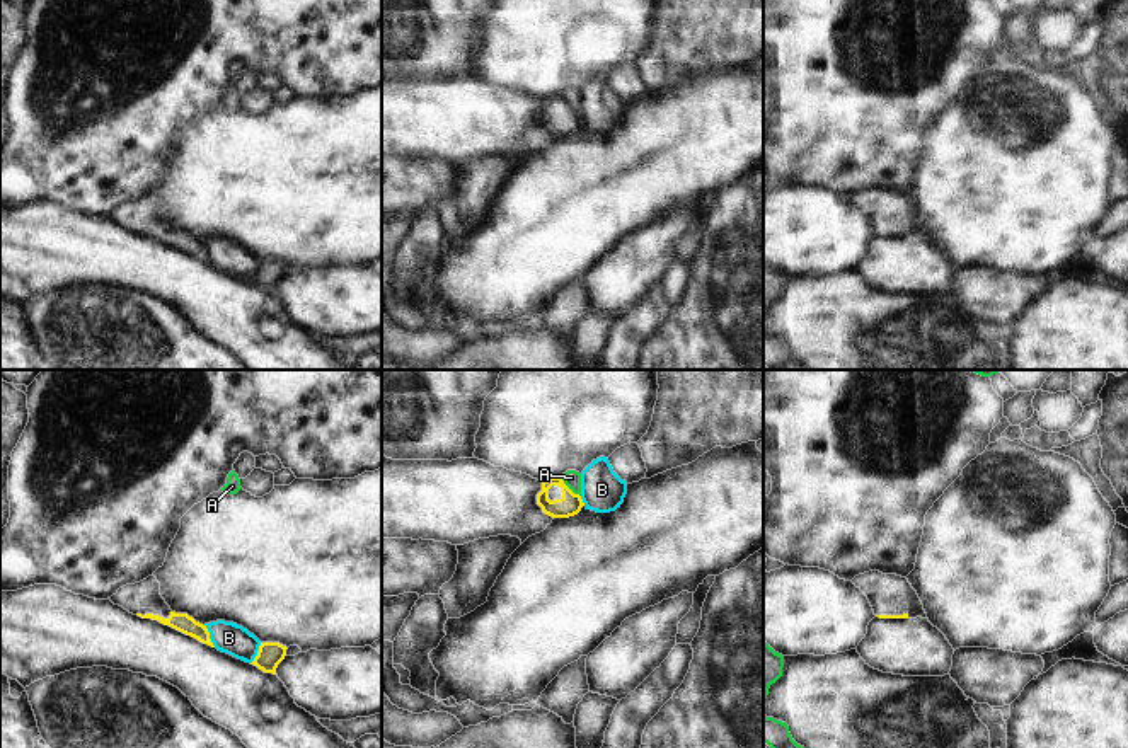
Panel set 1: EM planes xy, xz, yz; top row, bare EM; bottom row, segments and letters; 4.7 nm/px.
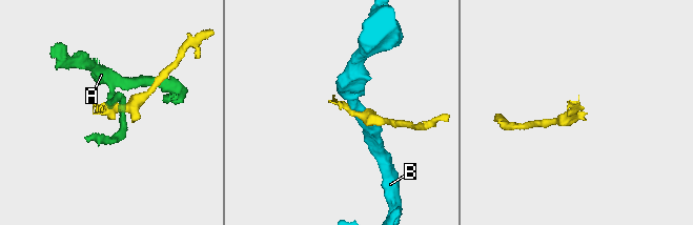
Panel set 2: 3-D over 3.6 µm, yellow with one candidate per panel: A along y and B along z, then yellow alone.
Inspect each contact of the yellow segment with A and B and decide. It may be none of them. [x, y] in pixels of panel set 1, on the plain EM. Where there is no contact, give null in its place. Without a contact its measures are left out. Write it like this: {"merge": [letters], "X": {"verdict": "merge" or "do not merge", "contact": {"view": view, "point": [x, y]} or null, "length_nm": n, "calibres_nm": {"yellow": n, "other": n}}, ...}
{"merge": [], "A": {"verdict": "do not merge", "contact": {"view": "xz", "point": [568, 106]}, "length_nm": 140, "calibres_nm": {"yellow": 110, "other": 80}}, "B": {"verdict": "do not merge", "contact": {"view": "xy", "point": [208, 254]}, "length_nm": 120, "calibres_nm": {"yellow": 90, "other": 150}}}

